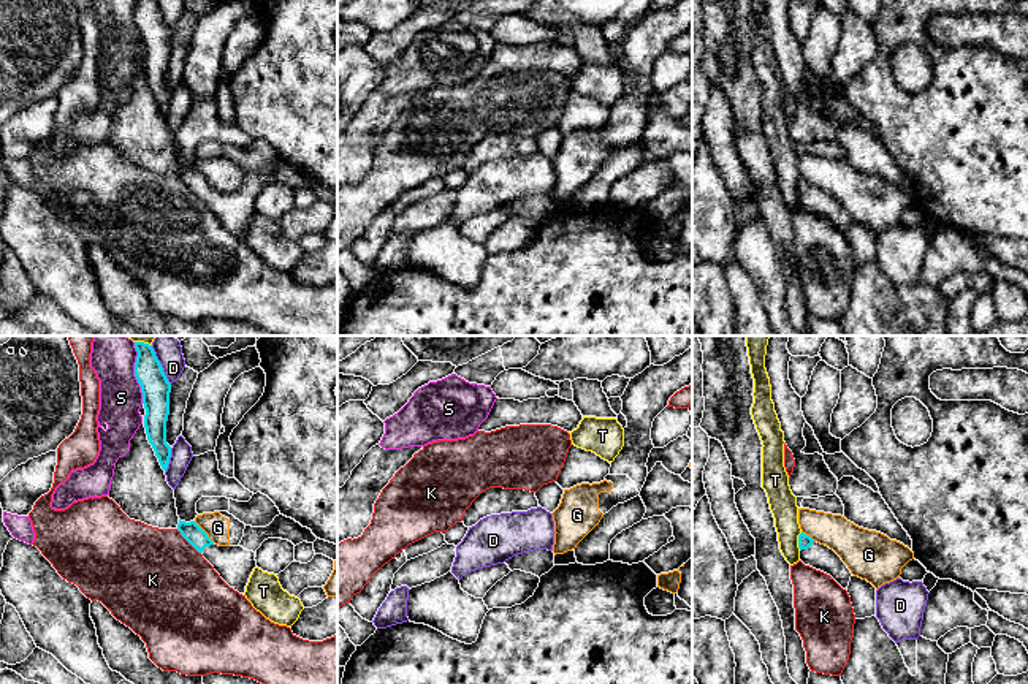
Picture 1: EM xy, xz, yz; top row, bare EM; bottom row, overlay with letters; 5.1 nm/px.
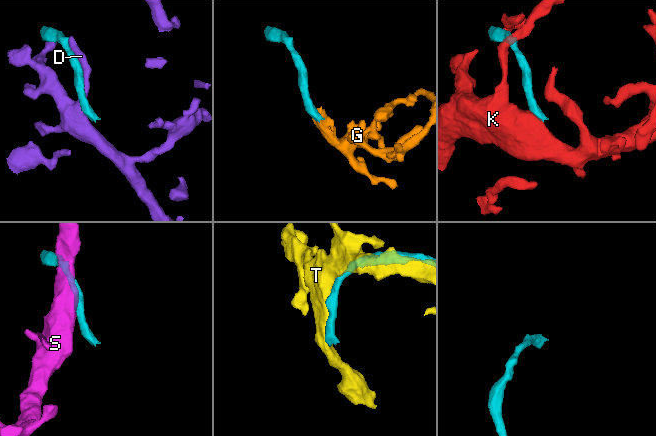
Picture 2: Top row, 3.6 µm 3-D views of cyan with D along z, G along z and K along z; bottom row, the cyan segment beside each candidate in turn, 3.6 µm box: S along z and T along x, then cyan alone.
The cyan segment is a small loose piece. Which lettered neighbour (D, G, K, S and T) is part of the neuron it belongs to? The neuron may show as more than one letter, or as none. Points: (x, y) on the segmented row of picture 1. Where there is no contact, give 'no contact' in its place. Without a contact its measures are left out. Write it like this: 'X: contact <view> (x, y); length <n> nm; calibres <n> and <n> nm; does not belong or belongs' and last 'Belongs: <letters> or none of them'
D: contact xy (160, 364); length 220 nm; calibres 150 and 140 nm; does not belong
G: contact xy (205, 532); length 160 nm; calibres 100 and 130 nm; does not belong
K: contact xy (189, 542); length 180 nm; calibres 100 and 500 nm; does not belong
S: contact xy (135, 372); length 320 nm; calibres 150 and 220 nm; does not belong
T: contact yz (799, 542); length 100 nm; calibres 70 and 140 nm; does not belong
Belongs: none of them

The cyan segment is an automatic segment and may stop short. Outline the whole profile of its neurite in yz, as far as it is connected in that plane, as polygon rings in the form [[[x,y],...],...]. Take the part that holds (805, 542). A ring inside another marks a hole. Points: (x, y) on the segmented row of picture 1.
[[[803,532],[798,535],[798,548],[805,565],[830,575],[843,589],[847,589],[852,573],[833,549]]]

